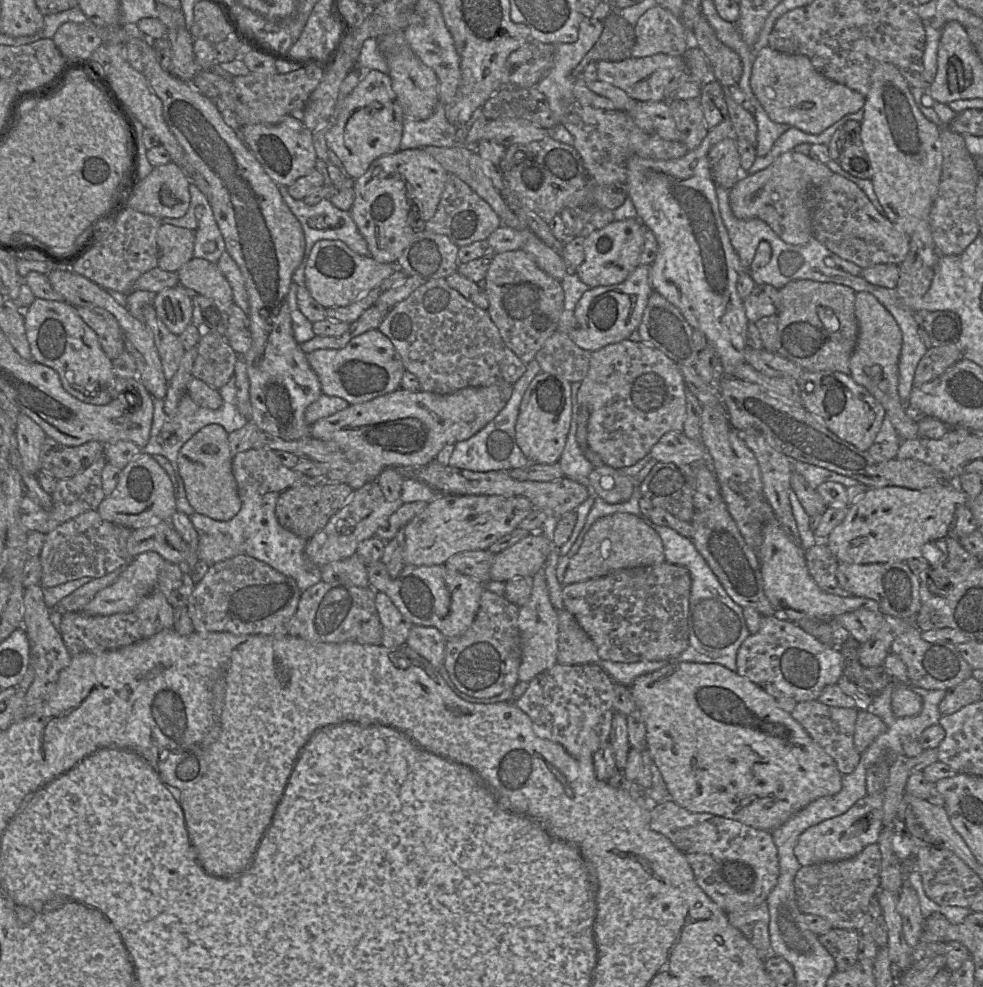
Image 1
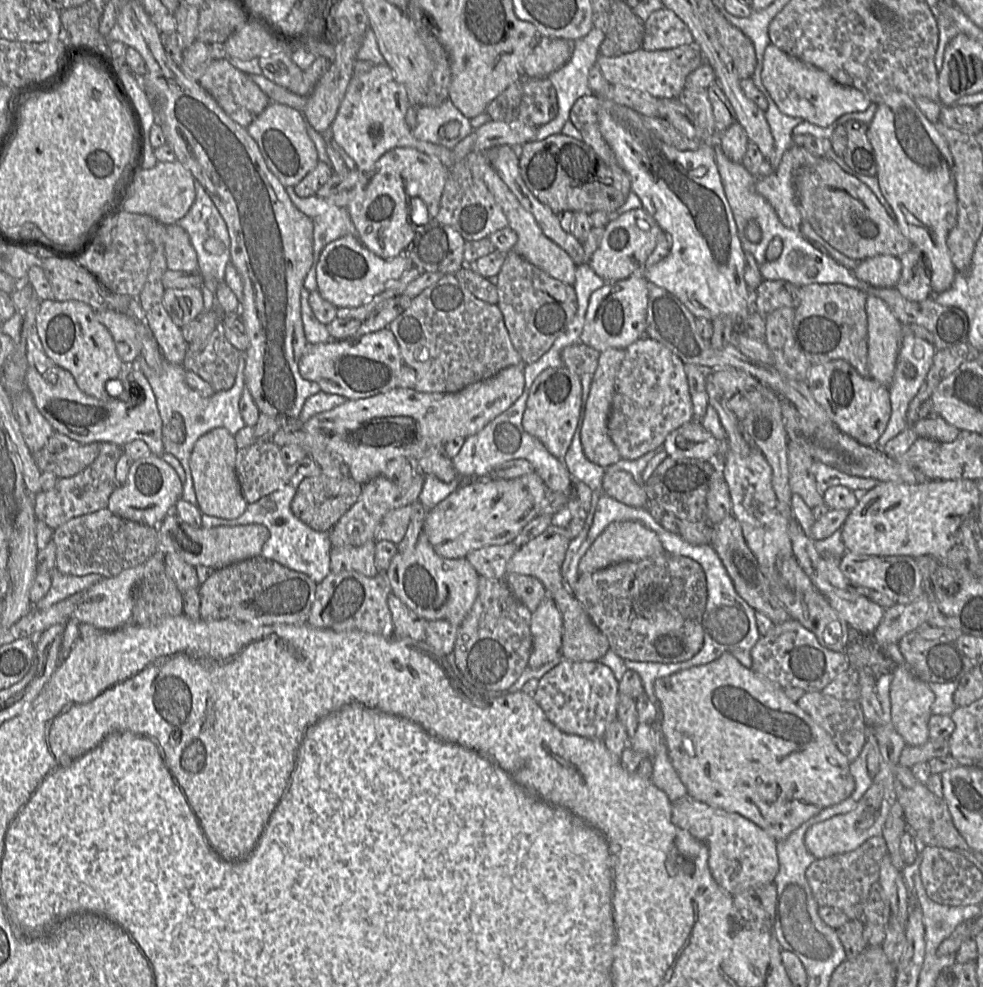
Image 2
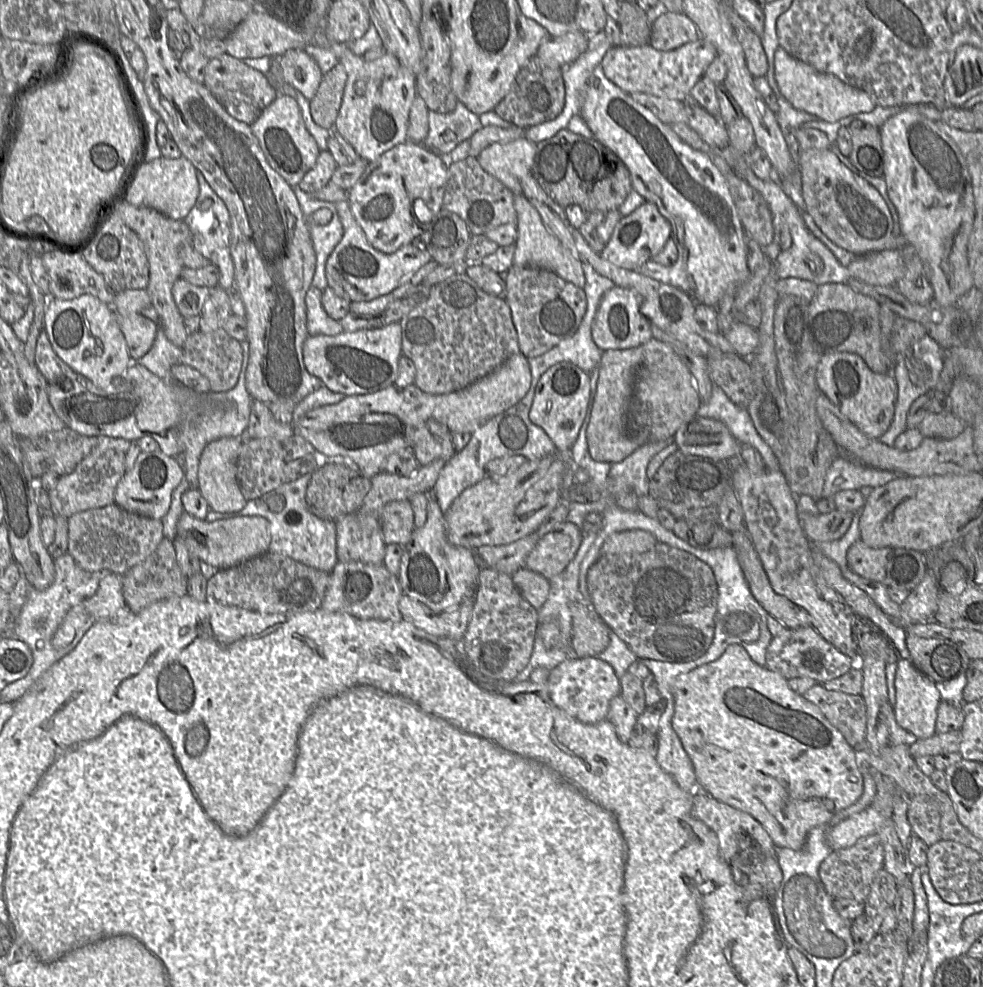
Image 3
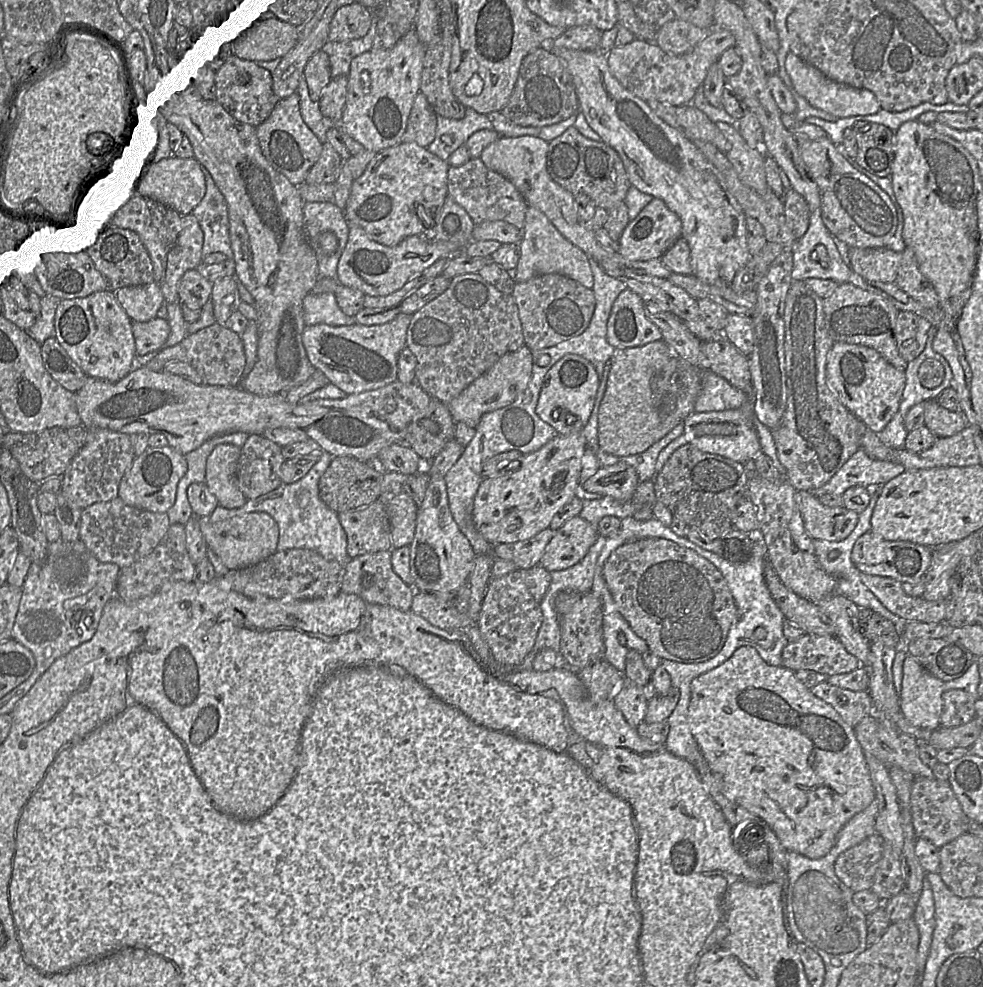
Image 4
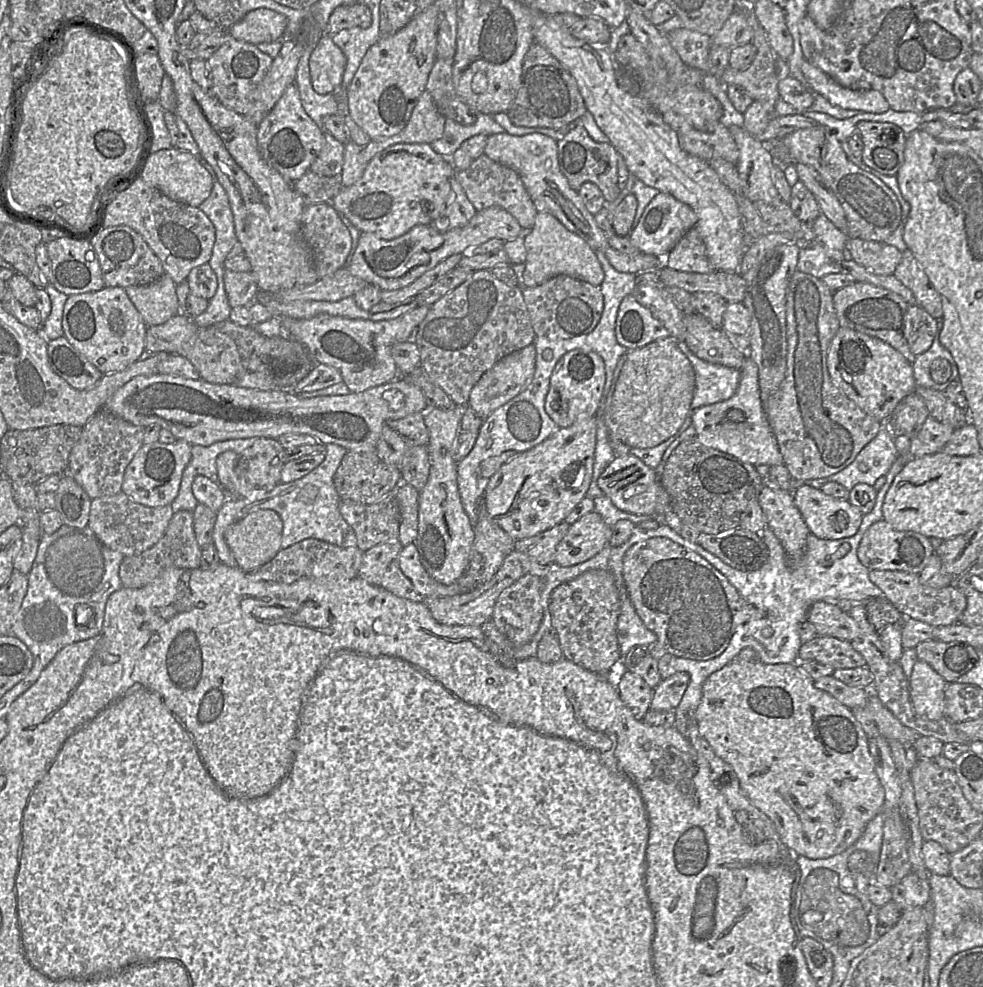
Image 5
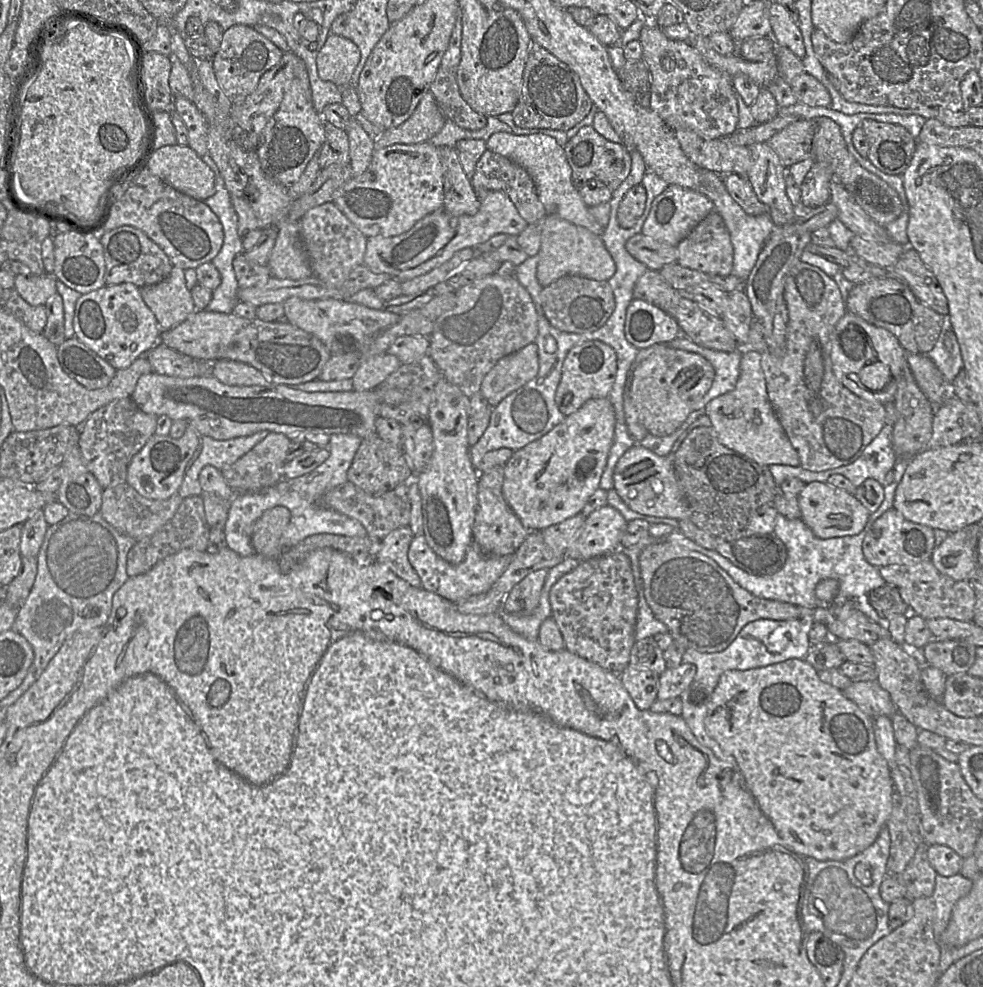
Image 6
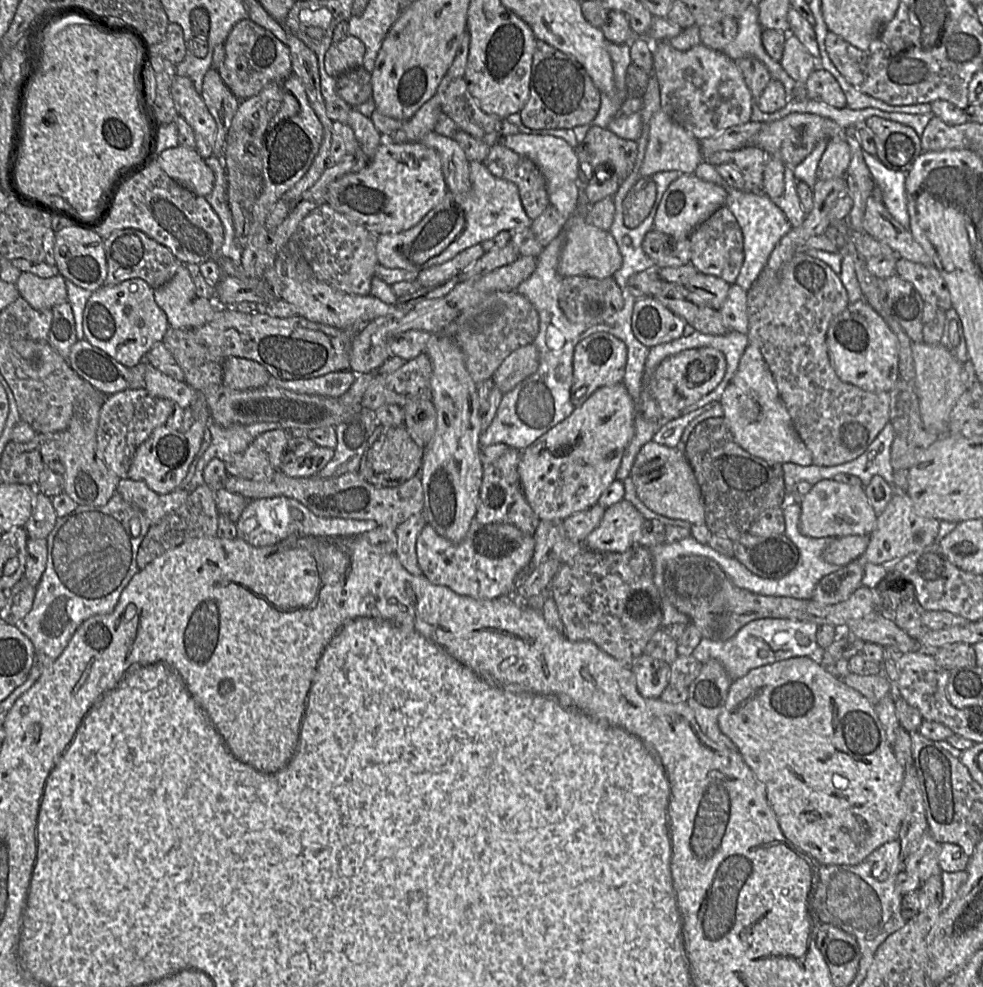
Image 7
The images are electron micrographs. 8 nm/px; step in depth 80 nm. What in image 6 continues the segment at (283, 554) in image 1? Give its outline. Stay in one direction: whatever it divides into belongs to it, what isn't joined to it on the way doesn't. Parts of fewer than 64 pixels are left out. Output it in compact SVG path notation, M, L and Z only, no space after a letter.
M351 434L330 436L329 458L312 472L293 479L282 479L276 485L256 493L237 493L230 501L227 521L224 526L227 547L241 556L255 554L252 545L252 532L256 521L262 514L276 506L290 511L290 522L280 537L281 552L296 545L305 538L316 534L333 534L362 538L367 535L365 527L357 520L327 509L318 504L328 491L347 482L347 472L363 439Z

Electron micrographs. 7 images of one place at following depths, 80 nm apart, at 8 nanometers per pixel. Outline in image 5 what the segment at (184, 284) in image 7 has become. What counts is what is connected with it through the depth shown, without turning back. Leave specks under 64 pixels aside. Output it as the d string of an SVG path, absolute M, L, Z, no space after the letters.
M166 274L146 285L128 286L125 291L148 326L165 323L181 313L177 284Z

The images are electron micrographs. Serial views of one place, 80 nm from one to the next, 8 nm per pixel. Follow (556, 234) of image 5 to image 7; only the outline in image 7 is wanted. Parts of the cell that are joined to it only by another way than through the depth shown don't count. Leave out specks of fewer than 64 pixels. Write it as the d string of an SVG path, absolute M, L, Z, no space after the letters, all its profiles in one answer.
M574 215L564 228L565 243L561 250L558 273L561 277L587 276L597 279L612 277L622 265L622 256L618 245L609 231L602 230L586 220L575 219Z

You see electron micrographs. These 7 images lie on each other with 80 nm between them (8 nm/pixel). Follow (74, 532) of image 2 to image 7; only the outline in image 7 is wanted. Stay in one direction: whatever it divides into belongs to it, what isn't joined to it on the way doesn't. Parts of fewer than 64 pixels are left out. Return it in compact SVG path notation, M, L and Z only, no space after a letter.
M129 477L120 479L116 491L126 502L138 508L151 525L180 507L189 496L186 489L179 488L169 494L158 494L144 481L135 481Z

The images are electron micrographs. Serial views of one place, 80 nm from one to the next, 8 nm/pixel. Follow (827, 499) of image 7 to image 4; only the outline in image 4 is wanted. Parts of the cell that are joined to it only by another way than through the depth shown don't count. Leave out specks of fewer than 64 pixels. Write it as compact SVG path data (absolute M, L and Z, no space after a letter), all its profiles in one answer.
M796 491L804 527L812 540L842 541L855 529L859 514L843 506L828 507L809 491Z

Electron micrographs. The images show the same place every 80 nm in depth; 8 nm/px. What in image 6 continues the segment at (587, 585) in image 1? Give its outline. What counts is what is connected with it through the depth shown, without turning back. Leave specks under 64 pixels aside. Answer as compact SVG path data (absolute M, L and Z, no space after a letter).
M672 543L650 544L643 548L639 568L643 597L654 617L665 624L674 643L701 653L722 652L744 626L756 620L811 618L815 623L825 624L834 620L834 610L855 608L859 604L859 601L849 600L809 609L759 598L740 587L712 559Z

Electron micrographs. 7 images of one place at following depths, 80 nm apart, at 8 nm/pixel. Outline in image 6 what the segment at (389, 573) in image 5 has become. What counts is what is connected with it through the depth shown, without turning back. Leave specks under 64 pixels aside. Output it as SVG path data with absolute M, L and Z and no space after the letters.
M409 525L394 530L382 539L377 561L411 586L422 588L421 579L408 559L408 550L414 537Z

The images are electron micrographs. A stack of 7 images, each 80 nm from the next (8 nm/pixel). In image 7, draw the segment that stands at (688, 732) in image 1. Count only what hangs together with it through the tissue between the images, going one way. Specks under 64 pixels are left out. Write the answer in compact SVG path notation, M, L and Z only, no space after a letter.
M816 656L778 661L734 680L718 725L765 785L784 836L821 865L857 865L883 844L898 840L906 815L901 799L905 769L895 757L875 706L828 673Z

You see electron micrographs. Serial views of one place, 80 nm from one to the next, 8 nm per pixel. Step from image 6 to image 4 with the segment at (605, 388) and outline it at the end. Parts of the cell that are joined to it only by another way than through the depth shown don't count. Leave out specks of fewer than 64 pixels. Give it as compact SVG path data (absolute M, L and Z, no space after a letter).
M569 354L560 359L546 374L536 406L536 414L552 426L558 435L583 430L594 409L600 378L594 365L586 358Z

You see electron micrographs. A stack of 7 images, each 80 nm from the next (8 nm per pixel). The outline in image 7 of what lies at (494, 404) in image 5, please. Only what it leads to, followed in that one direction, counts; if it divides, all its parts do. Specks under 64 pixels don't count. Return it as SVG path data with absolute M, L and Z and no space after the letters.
M532 343L512 352L498 367L492 376L494 385L502 393L514 389L539 367L539 351Z

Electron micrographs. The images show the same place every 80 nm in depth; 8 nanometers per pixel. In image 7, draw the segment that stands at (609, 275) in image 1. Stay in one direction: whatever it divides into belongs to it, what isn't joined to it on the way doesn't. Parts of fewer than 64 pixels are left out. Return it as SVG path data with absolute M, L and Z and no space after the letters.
M694 173L681 174L663 194L654 217L653 230L674 237L689 237L716 210L725 206L729 188L698 178Z

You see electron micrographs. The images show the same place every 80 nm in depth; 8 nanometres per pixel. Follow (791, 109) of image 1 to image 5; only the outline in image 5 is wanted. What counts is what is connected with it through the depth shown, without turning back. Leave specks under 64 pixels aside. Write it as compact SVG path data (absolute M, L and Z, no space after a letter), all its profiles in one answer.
M803 60L800 65L803 83L815 94L824 97L830 104L862 113L884 113L890 106L876 90L852 90L843 87L819 67Z

